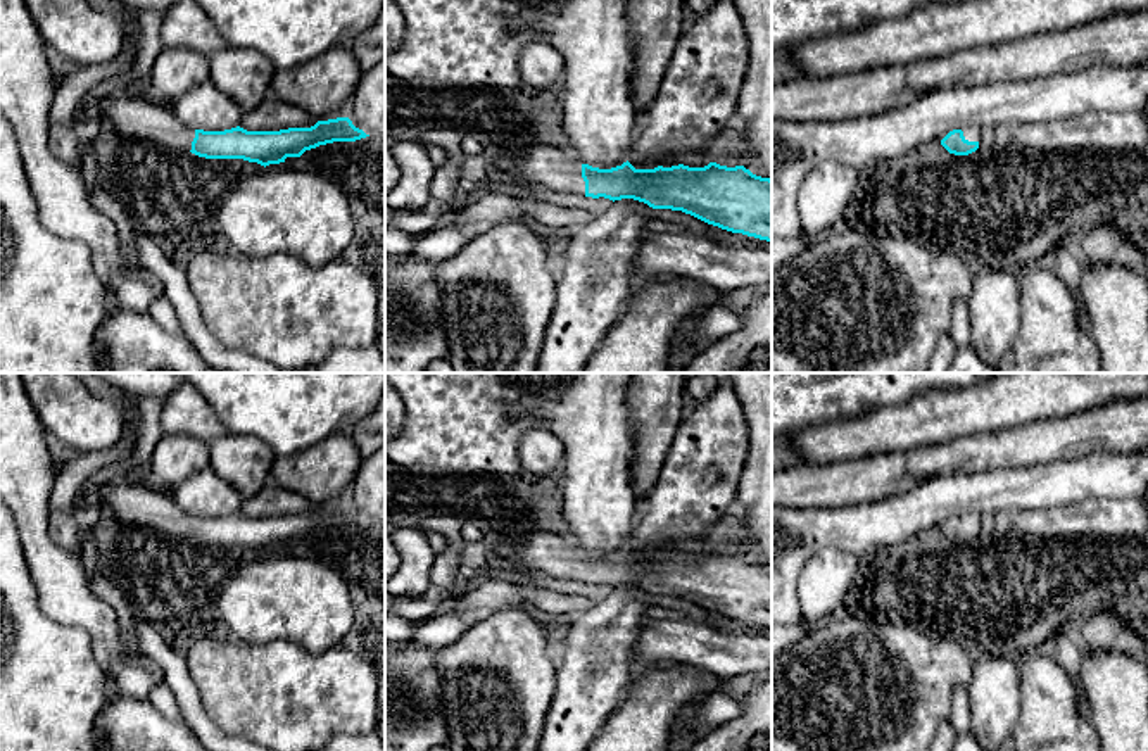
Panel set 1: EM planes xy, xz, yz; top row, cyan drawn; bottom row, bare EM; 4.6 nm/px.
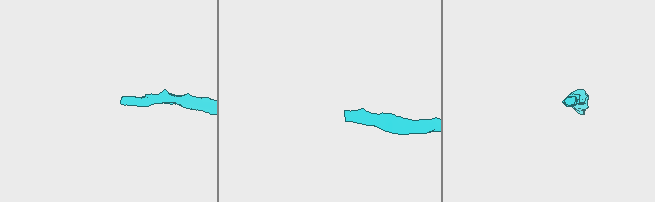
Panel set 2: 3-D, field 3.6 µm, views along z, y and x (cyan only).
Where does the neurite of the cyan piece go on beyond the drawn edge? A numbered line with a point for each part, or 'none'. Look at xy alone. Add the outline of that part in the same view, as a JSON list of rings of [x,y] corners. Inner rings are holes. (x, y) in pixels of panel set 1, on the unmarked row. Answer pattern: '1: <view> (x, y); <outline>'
1: xy (126, 501); [[[124,482],[105,489],[98,502],[112,521],[136,521],[178,539],[192,537],[195,514],[183,511],[169,492]]]

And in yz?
1: yz (972, 520); [[[974,511],[962,514],[965,527],[968,528],[981,528],[981,518],[982,514],[977,514]]]

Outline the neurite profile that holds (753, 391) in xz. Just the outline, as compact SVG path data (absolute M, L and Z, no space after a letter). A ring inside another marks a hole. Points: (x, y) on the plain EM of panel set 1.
M729 373L749 426L737 511L749 532L746 556L772 566L772 373Z

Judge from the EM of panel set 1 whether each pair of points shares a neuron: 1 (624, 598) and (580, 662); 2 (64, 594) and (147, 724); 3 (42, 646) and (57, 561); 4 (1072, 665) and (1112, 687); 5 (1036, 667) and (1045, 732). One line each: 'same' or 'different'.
1: same
2: different
3: different
4: different
5: same

